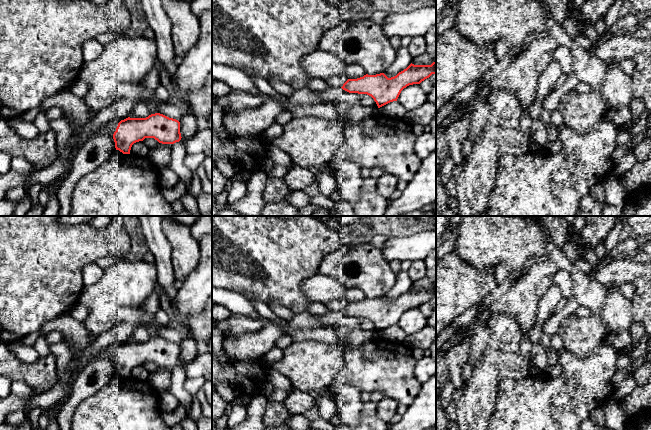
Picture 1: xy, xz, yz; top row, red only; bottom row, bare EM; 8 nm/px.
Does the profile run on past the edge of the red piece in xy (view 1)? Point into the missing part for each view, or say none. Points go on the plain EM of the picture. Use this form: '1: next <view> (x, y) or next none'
1: next xy (109, 351)

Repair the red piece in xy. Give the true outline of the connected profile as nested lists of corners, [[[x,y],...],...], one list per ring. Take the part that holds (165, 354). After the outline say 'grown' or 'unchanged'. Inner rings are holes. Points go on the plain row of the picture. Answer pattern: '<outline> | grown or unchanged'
[[[155,337],[146,342],[126,342],[118,347],[107,346],[97,355],[85,363],[86,366],[94,359],[110,357],[113,360],[116,374],[123,378],[130,378],[131,371],[134,367],[143,365],[145,362],[154,362],[162,368],[174,368],[181,364],[180,346],[176,343],[169,342],[163,338]]] | grown

